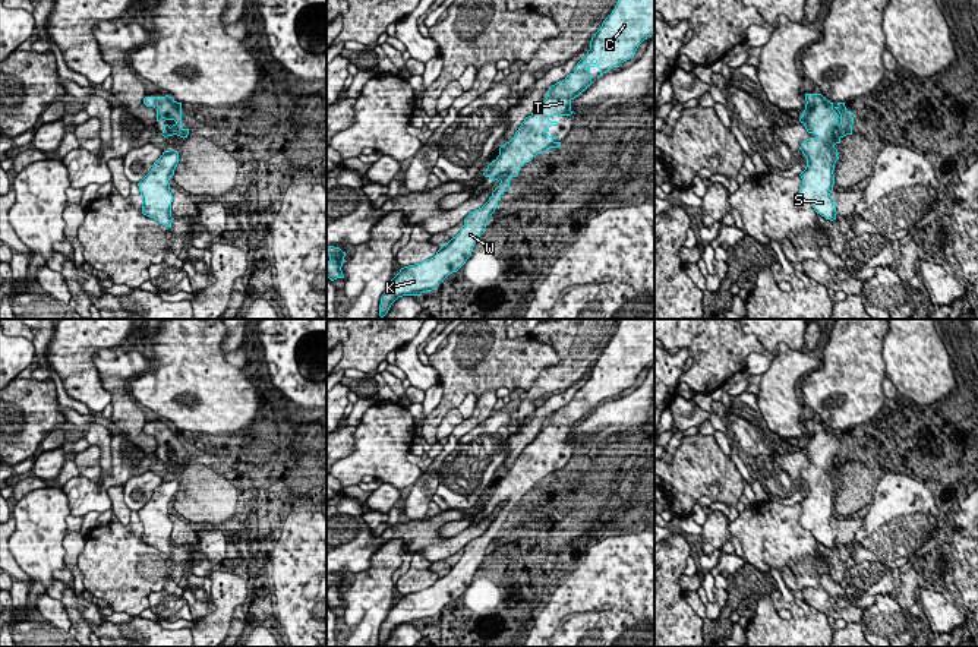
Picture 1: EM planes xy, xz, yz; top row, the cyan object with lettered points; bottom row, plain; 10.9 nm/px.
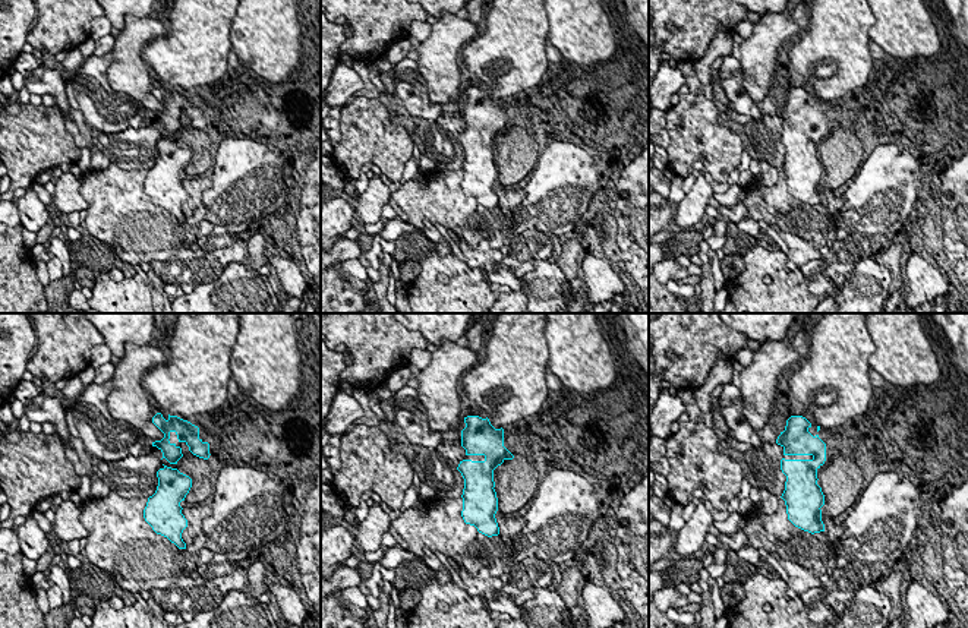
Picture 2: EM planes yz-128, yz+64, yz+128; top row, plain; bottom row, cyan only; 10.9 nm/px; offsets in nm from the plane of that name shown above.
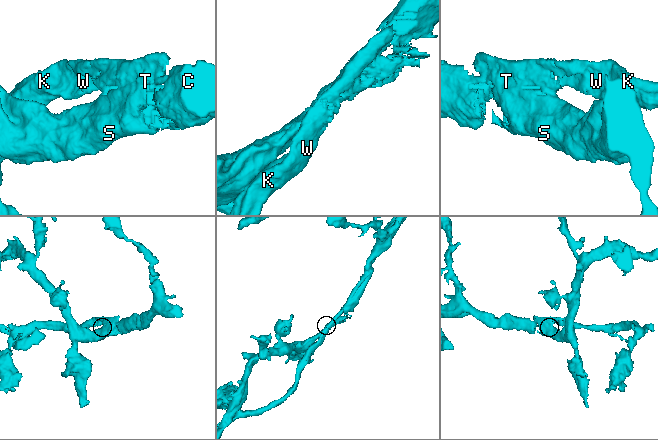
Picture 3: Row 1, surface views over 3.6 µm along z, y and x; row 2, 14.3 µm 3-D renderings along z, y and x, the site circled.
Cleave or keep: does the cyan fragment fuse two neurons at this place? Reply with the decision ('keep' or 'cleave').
keep

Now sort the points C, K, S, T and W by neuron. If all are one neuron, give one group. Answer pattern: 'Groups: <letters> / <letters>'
Groups: C K S T W

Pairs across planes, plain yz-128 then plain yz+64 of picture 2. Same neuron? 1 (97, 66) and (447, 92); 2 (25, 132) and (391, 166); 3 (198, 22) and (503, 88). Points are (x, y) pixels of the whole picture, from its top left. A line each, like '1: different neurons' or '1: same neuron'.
1: different neurons
2: same neuron
3: same neuron

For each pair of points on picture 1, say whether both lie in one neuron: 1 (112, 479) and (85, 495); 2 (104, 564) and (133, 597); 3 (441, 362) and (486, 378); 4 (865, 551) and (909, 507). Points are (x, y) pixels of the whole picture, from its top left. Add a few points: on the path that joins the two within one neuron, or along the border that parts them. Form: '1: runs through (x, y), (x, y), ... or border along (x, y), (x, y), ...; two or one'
1: runs through (106, 485), (95, 495), (91, 495); one
2: runs through (113, 573), (126, 589); one
3: runs through (453, 362), (460, 368), (475, 371); one
4: runs through (870, 536), (895, 508); one

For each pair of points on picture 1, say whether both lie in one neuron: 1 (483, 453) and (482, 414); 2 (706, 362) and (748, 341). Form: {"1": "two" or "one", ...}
{"1": "two", "2": "one"}

